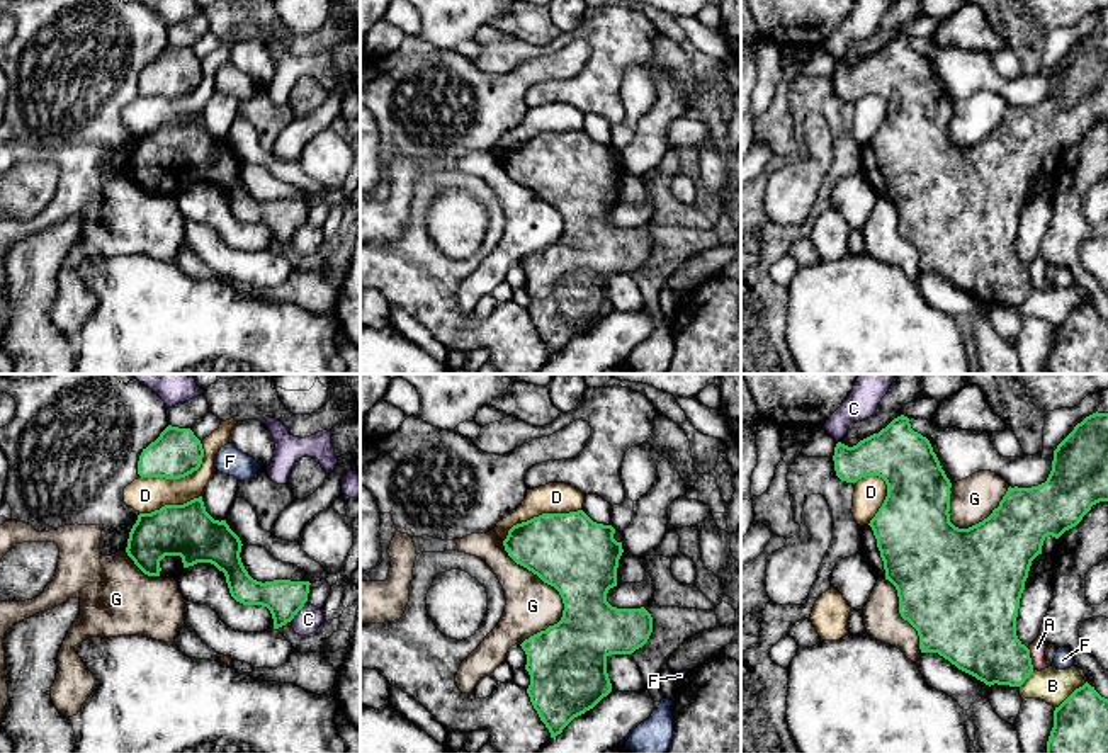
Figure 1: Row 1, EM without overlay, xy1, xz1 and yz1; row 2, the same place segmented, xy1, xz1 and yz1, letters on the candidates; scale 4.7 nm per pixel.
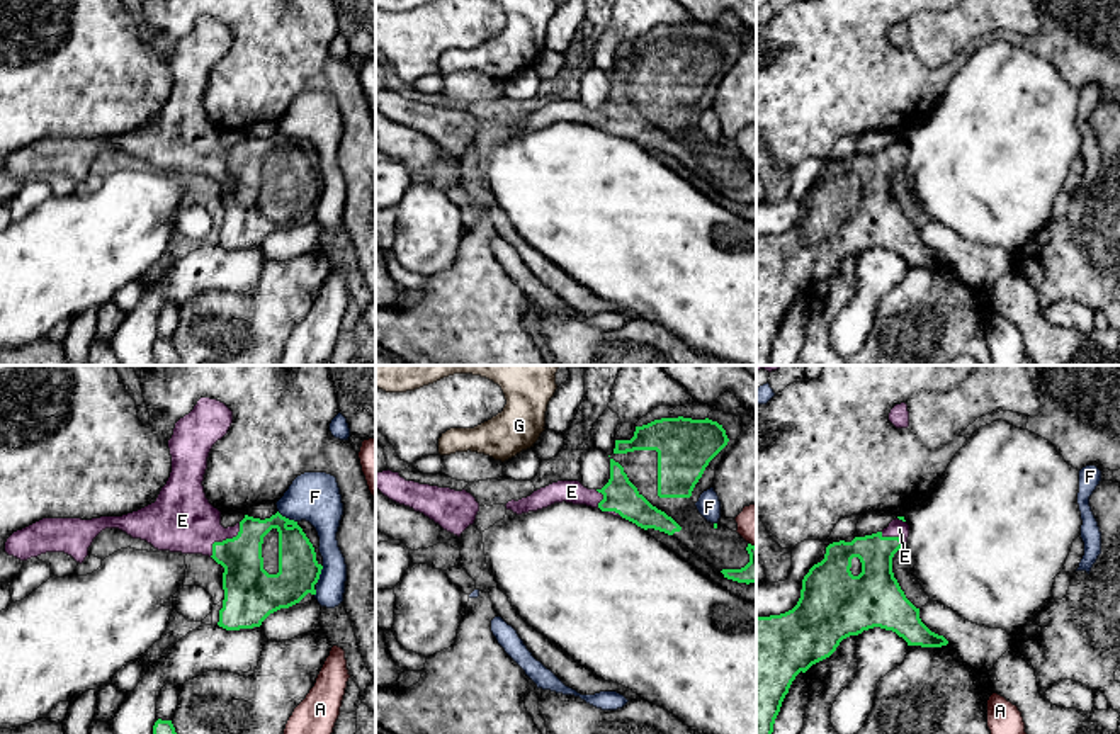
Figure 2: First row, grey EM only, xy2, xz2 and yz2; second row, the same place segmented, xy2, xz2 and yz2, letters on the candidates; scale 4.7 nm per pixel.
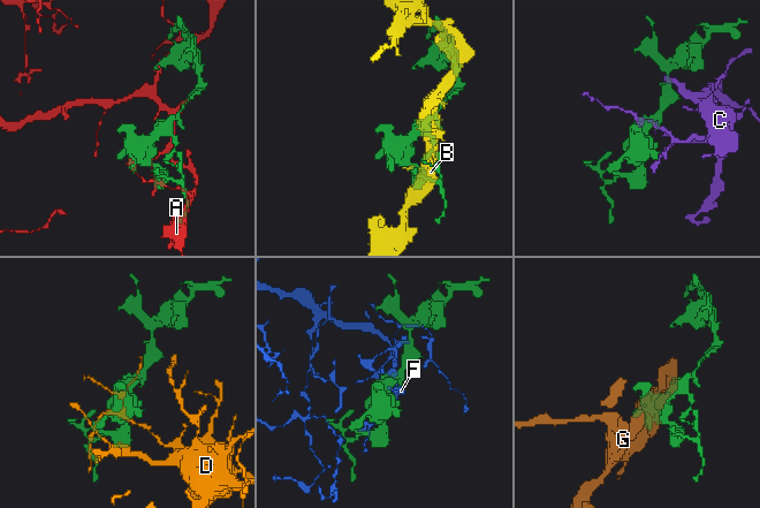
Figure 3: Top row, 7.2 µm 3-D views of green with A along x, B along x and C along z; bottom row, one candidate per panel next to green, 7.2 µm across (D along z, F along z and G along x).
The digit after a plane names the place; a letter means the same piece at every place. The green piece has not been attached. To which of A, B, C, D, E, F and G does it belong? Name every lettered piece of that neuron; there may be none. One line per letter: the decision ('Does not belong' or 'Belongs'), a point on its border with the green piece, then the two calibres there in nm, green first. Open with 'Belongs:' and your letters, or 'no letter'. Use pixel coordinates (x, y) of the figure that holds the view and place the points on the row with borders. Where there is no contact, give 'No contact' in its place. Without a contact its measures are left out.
Belongs: E
A: Does not belong. Touches green at yz1 (1030, 658). Thickness 340 nm (green) against 80 nm
B: Does not belong. Touches green at yz1 (1073, 692). Thickness 260 nm (green) against 160 nm
C: Does not belong. Touches green at xy1 (299, 609). Thickness 180 nm (green) against 120 nm
D: Does not belong. Touches green at xy1 (180, 476). Thickness 240 nm (green) against 170 nm
E: Belongs. Touches green at xy2 (223, 541). Thickness 220 nm (green) against 300 nm
F: Does not belong. Touches green at xy2 (288, 519). Thickness 190 nm (green) against 240 nm
G: Does not belong. Touches green at xz1 (559, 594). Thickness 360 nm (green) against 240 nm

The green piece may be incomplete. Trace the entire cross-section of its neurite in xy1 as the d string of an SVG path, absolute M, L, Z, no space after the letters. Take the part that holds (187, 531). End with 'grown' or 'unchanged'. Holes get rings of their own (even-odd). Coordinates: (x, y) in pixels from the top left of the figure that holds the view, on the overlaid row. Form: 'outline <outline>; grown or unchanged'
outline M199 496L184 505L165 505L151 513L139 513L126 552L148 576L160 576L160 561L165 556L180 556L184 568L211 563L224 573L236 602L267 607L274 629L279 629L304 607L311 583L253 580L241 563L241 546L226 520L214 520Z; unchanged

